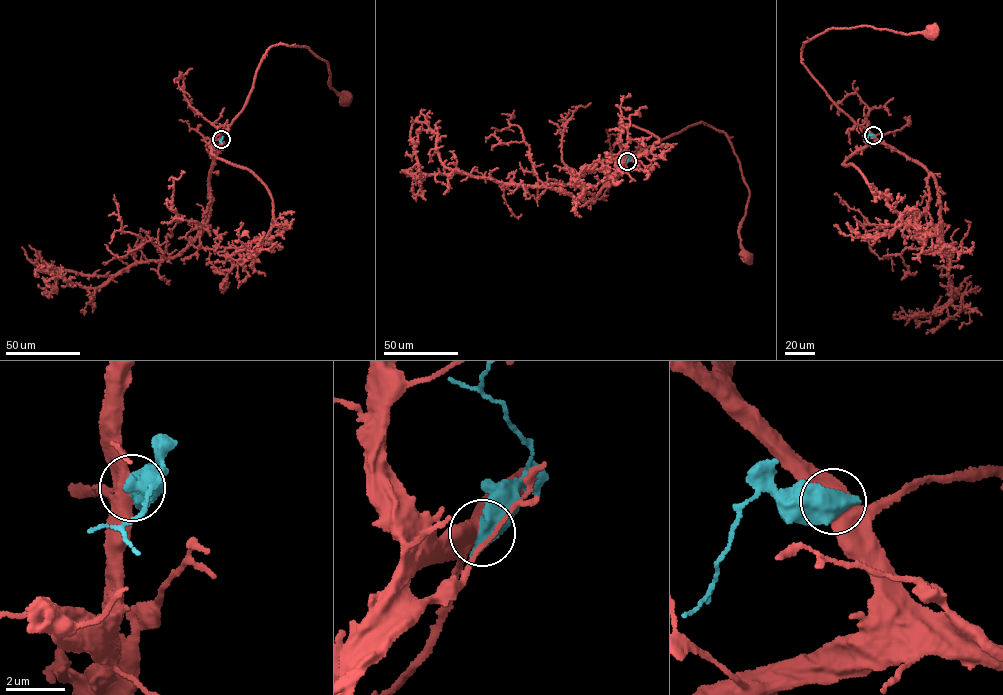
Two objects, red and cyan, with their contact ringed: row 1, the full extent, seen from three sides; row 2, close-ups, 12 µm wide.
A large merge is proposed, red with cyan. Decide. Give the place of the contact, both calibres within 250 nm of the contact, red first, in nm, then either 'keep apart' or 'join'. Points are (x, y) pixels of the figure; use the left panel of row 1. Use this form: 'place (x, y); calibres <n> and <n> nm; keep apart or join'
place (221, 139); calibres 550 and 850 nm; keep apart

